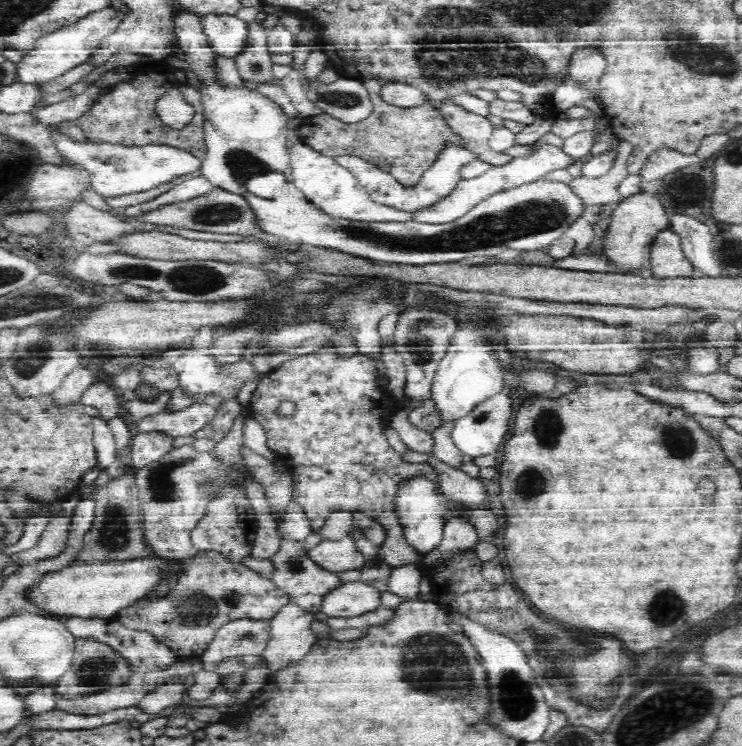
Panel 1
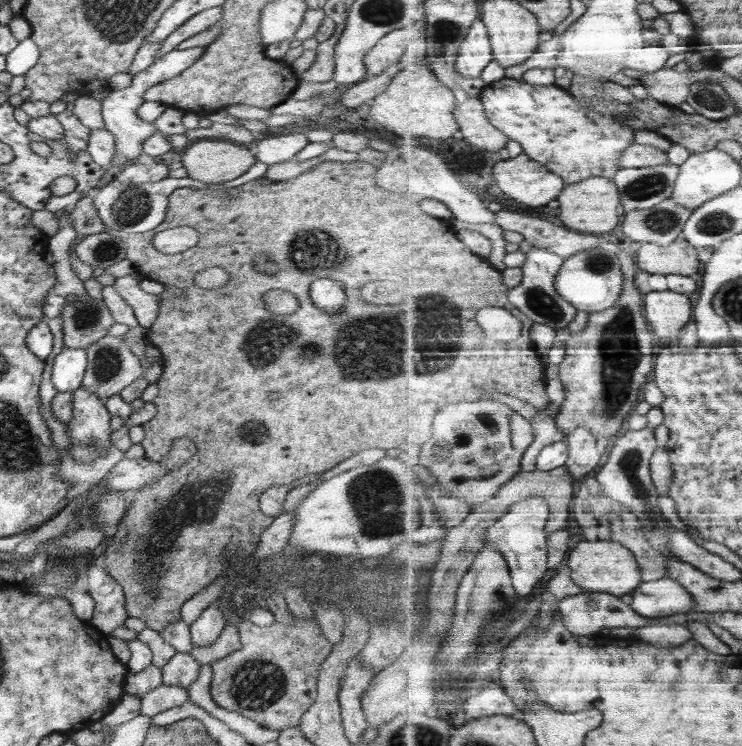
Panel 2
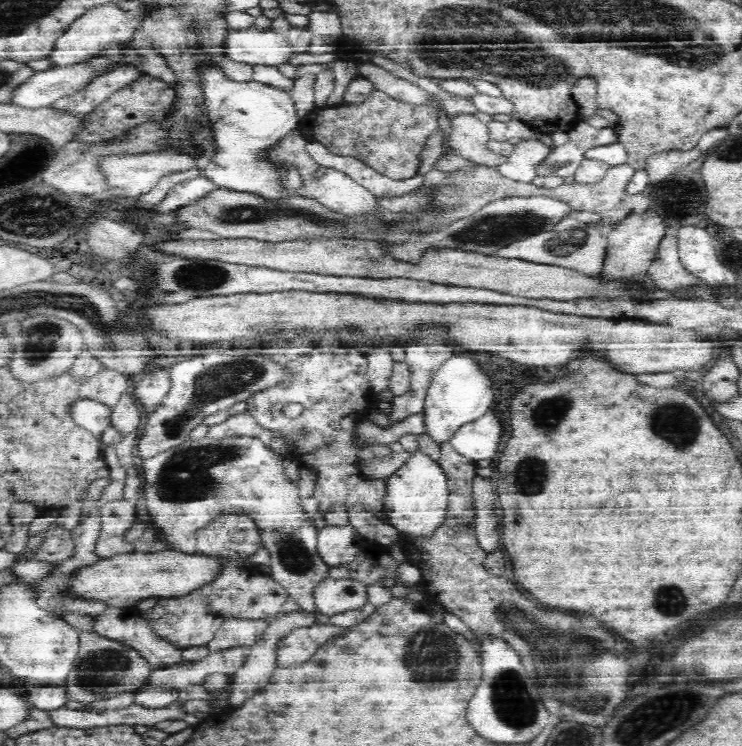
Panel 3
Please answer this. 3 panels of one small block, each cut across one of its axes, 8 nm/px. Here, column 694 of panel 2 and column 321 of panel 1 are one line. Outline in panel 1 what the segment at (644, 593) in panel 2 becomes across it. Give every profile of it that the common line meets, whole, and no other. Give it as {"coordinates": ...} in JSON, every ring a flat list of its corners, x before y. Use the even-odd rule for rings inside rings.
{"coordinates":[[343,582,330,588,322,598,321,611,326,616,360,616,380,606,380,592,363,582]]}

